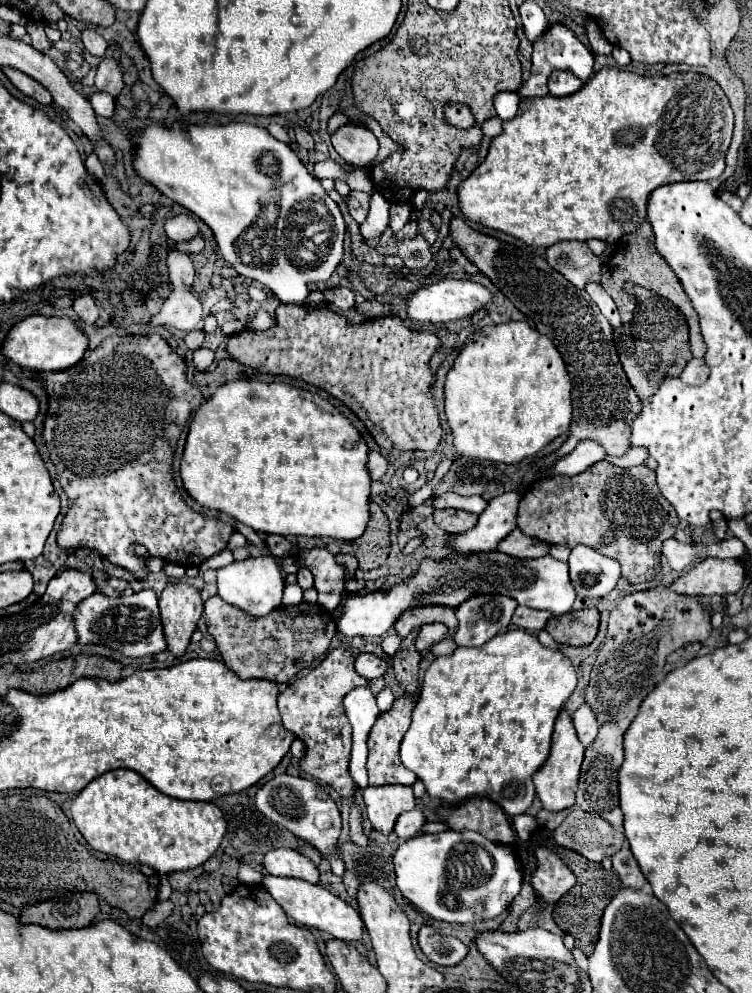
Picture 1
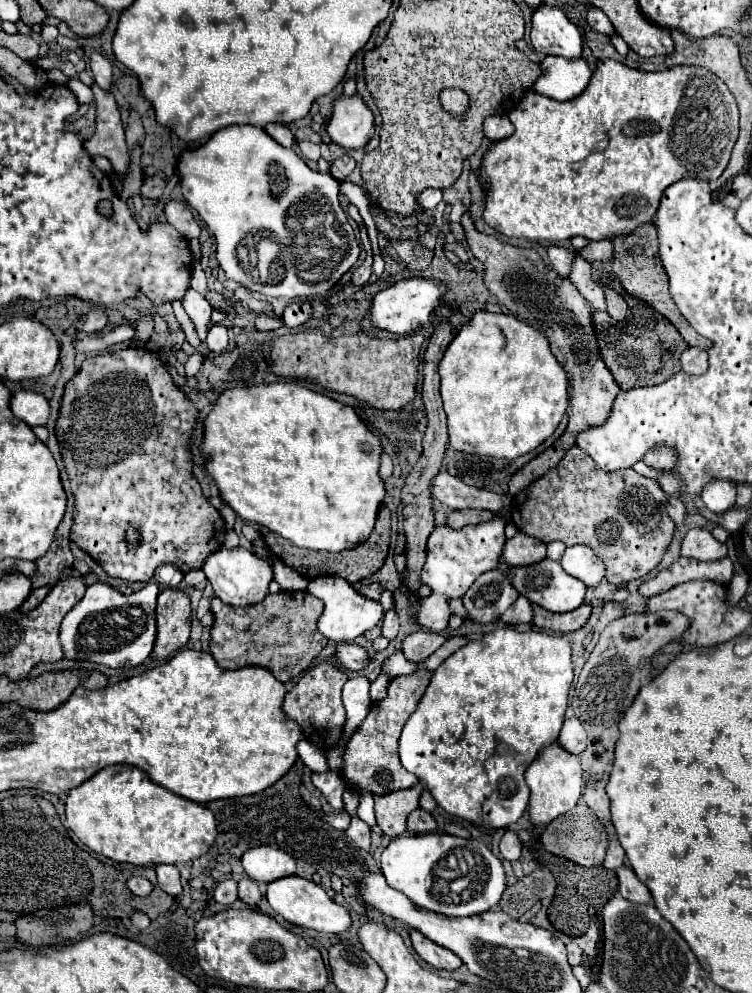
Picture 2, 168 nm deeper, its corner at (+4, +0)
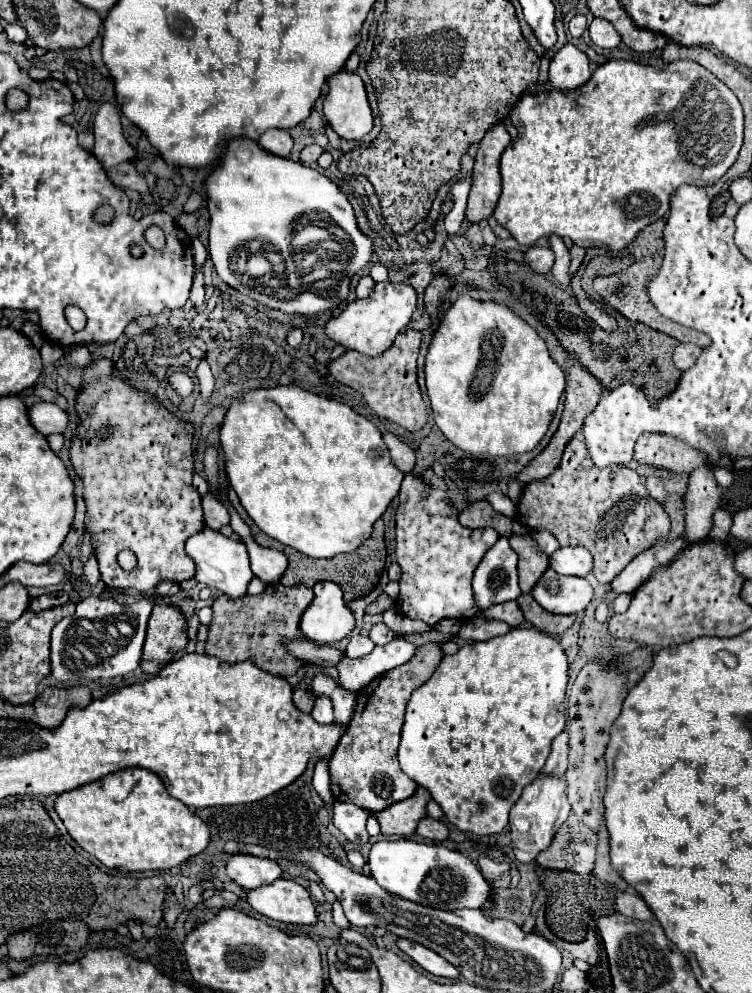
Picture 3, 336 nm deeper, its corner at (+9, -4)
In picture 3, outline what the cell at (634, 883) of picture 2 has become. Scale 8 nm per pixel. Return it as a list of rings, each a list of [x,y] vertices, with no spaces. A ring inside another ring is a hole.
[[[632,888],[618,894],[616,910],[620,914],[628,916],[628,918],[636,918],[636,920],[642,920],[642,922],[652,922],[654,920],[652,910],[646,906],[646,902]]]

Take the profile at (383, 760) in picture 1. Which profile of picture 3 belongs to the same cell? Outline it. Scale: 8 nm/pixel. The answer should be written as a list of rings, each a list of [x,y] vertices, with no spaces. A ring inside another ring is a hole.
[[[442,642],[418,646],[416,654],[404,666],[396,666],[376,676],[358,692],[356,714],[330,758],[332,794],[338,802],[352,802],[368,812],[382,812],[416,792],[418,784],[400,770],[396,752],[410,694],[432,676],[442,658]]]

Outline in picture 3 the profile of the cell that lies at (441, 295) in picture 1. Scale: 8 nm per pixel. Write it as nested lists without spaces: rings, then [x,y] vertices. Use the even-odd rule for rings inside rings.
[[[382,282],[376,284],[370,298],[366,300],[358,298],[350,302],[338,316],[328,320],[324,332],[334,344],[344,346],[346,350],[356,350],[366,356],[378,356],[392,346],[394,338],[400,332],[404,332],[414,310],[416,310],[416,290],[410,284]]]

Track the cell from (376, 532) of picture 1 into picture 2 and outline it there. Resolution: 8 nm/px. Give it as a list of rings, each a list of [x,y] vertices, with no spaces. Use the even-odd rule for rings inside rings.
[[[381,506],[379,514],[377,514],[377,522],[375,522],[375,528],[371,532],[369,538],[373,540],[367,540],[363,542],[361,546],[353,548],[353,550],[345,550],[345,552],[319,552],[319,550],[307,550],[307,548],[297,548],[293,546],[291,542],[287,542],[285,538],[281,538],[279,534],[273,534],[271,530],[267,528],[261,528],[259,530],[269,546],[269,550],[281,558],[289,568],[293,568],[295,572],[299,572],[301,576],[307,576],[307,580],[313,580],[315,576],[321,576],[321,574],[337,574],[337,576],[343,576],[347,582],[357,582],[357,580],[363,580],[367,578],[369,574],[377,572],[385,558],[387,558],[387,548],[389,548],[389,532],[391,532],[391,514],[389,514],[389,508],[387,506]]]

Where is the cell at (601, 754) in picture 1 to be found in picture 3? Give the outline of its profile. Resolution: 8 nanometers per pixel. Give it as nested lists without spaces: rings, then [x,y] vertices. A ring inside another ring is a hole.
[[[602,826],[600,828],[600,834],[598,834],[598,860],[596,860],[596,868],[592,870],[592,874],[602,880],[602,882],[608,882],[612,886],[618,886],[618,888],[626,888],[624,882],[620,880],[620,876],[616,874],[616,870],[612,868],[610,864],[610,856],[608,856],[608,830]]]

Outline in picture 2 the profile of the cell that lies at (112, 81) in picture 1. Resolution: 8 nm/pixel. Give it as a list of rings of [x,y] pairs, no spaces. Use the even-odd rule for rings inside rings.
[[[97,84],[91,86],[95,104],[97,104],[97,128],[95,134],[83,142],[89,156],[105,156],[113,164],[113,170],[123,174],[129,164],[129,150],[125,144],[121,116],[111,92],[99,88]]]

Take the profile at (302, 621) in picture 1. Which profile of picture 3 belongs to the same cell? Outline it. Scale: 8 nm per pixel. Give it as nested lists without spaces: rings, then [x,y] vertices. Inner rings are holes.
[[[280,582],[268,584],[266,590],[258,596],[242,596],[242,598],[230,598],[226,594],[218,596],[212,604],[214,616],[206,640],[206,654],[216,656],[230,664],[250,660],[262,670],[278,676],[294,674],[302,666],[302,660],[290,656],[284,650],[284,640],[304,638],[304,634],[300,634],[298,624],[300,614],[306,610],[312,598],[314,598],[312,588],[304,584],[282,586]]]

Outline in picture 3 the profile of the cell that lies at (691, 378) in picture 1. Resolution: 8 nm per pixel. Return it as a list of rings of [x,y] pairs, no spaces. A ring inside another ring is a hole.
[[[678,344],[674,350],[674,364],[680,370],[688,370],[690,366],[694,366],[700,352],[702,352],[702,348],[696,344]]]

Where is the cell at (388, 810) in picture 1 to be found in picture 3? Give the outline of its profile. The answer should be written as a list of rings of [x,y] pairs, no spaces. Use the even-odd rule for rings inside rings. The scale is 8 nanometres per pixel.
[[[418,788],[414,796],[408,800],[396,802],[374,814],[380,822],[384,836],[412,836],[416,832],[418,822],[426,816],[426,804],[430,802],[430,792],[426,788]]]

